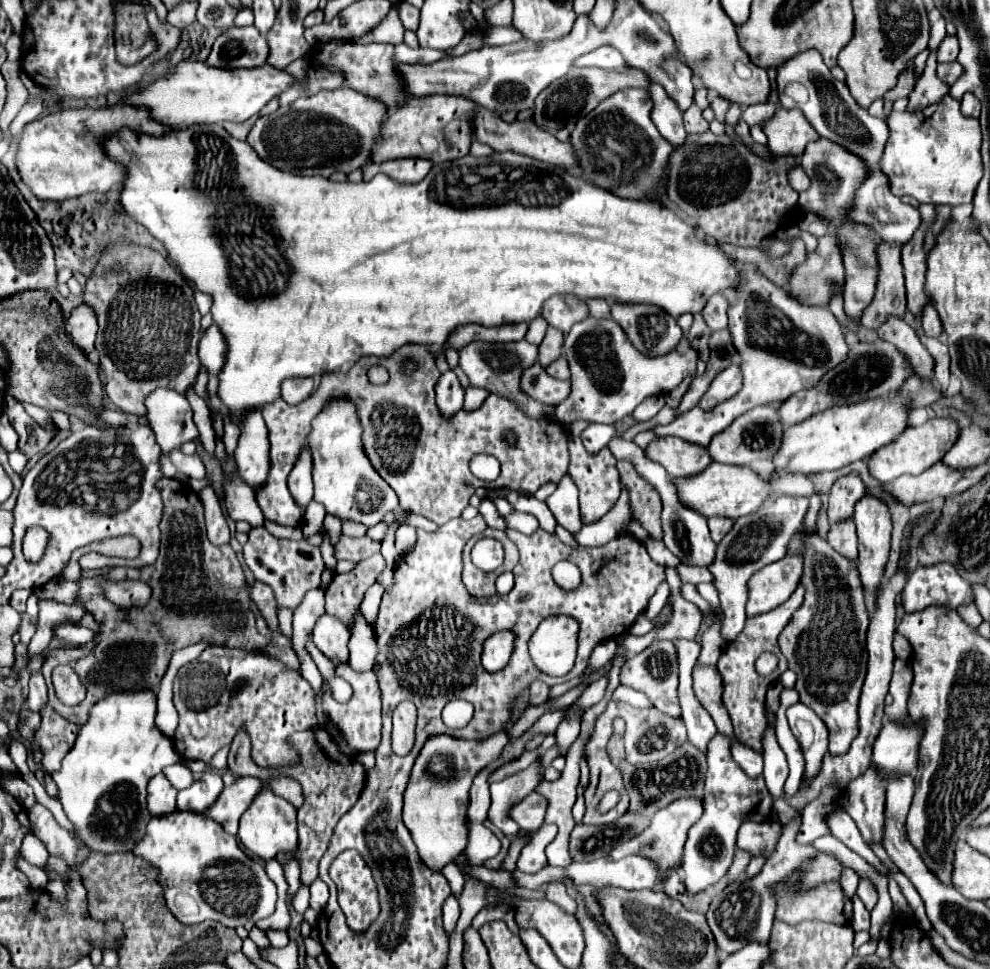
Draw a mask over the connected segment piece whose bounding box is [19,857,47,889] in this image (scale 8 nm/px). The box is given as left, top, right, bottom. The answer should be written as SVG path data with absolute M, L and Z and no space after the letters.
M19 857L19 867L21 867L21 871L25 871L25 875L29 877L31 885L33 885L35 889L45 889L45 885L47 885L47 873L45 873L43 869L37 869L37 867L29 865L29 863L23 861L21 857Z

